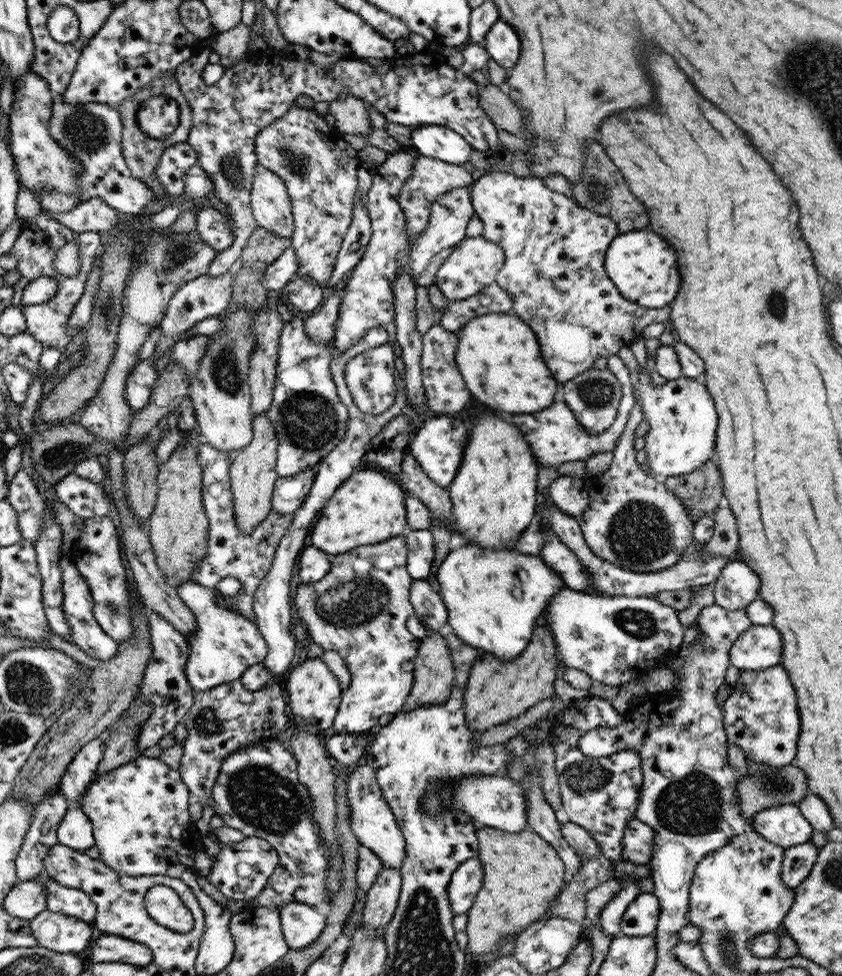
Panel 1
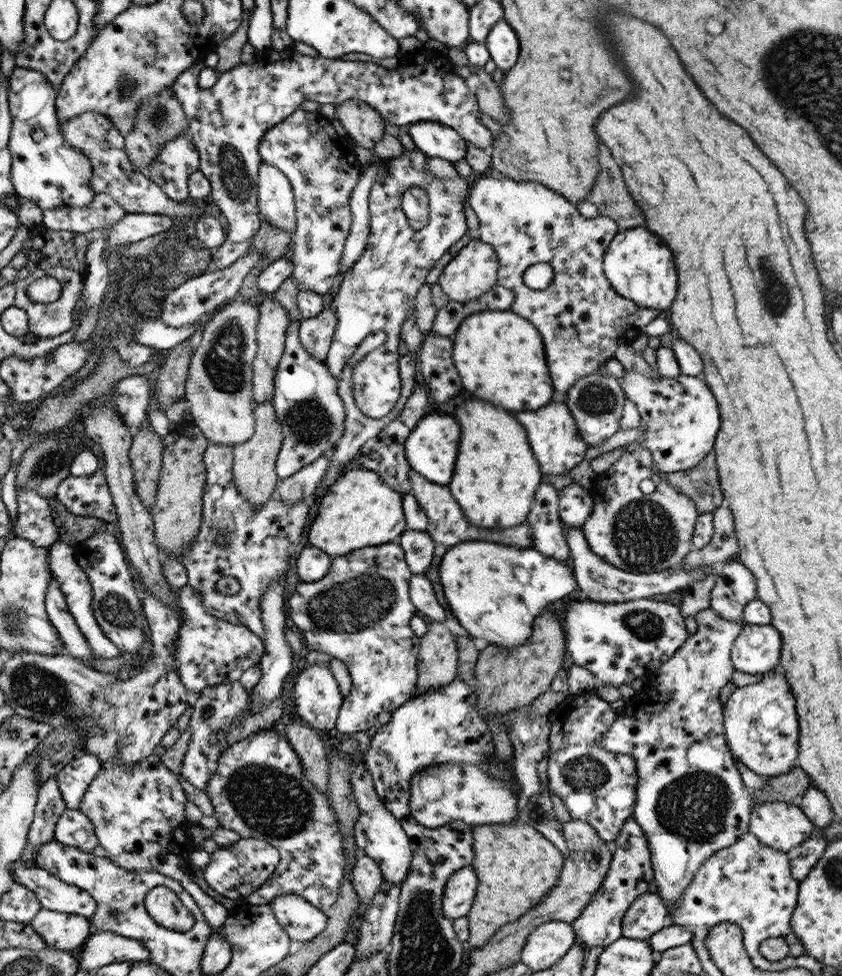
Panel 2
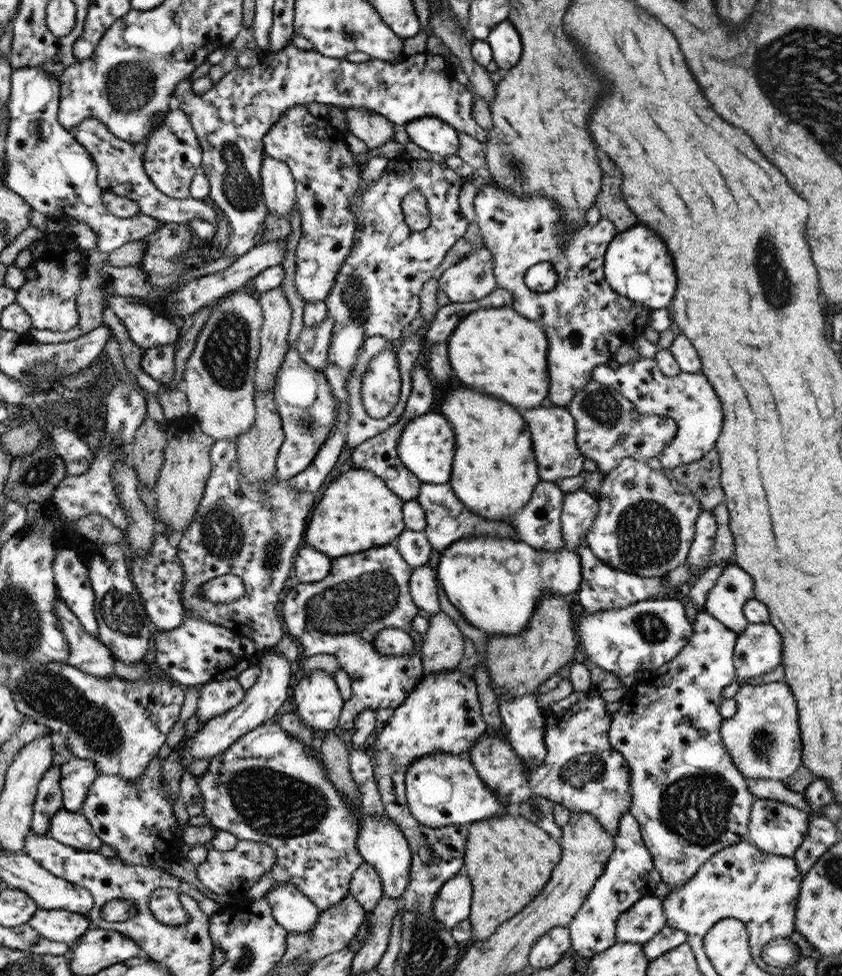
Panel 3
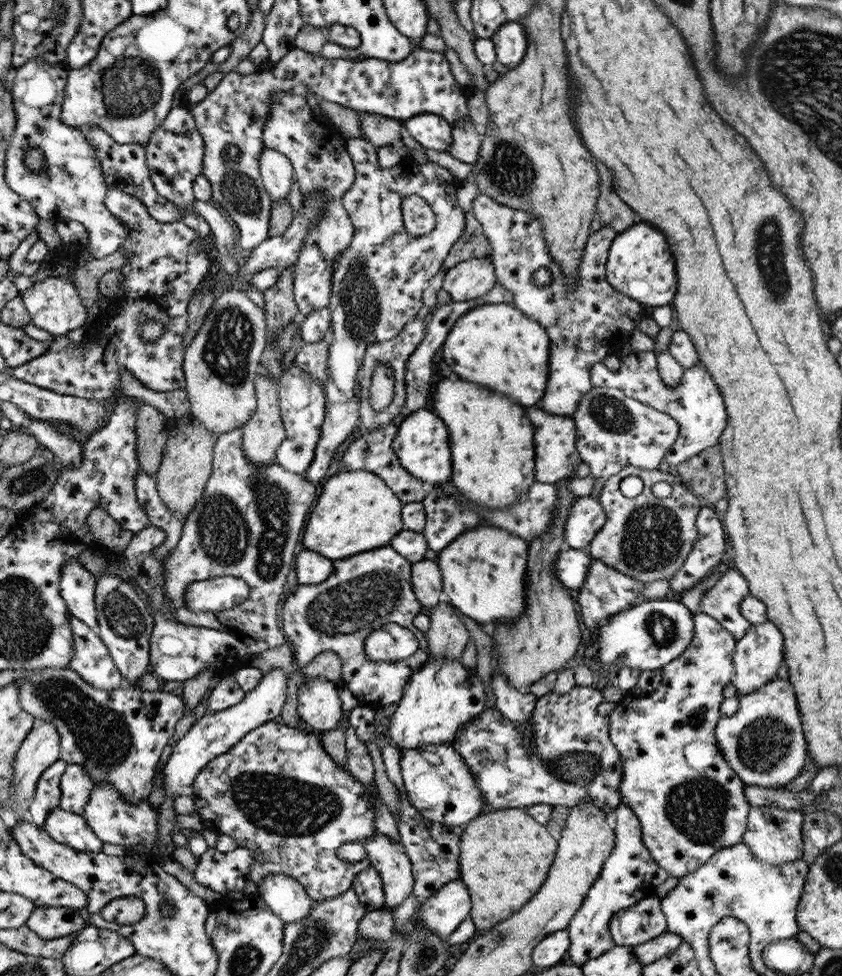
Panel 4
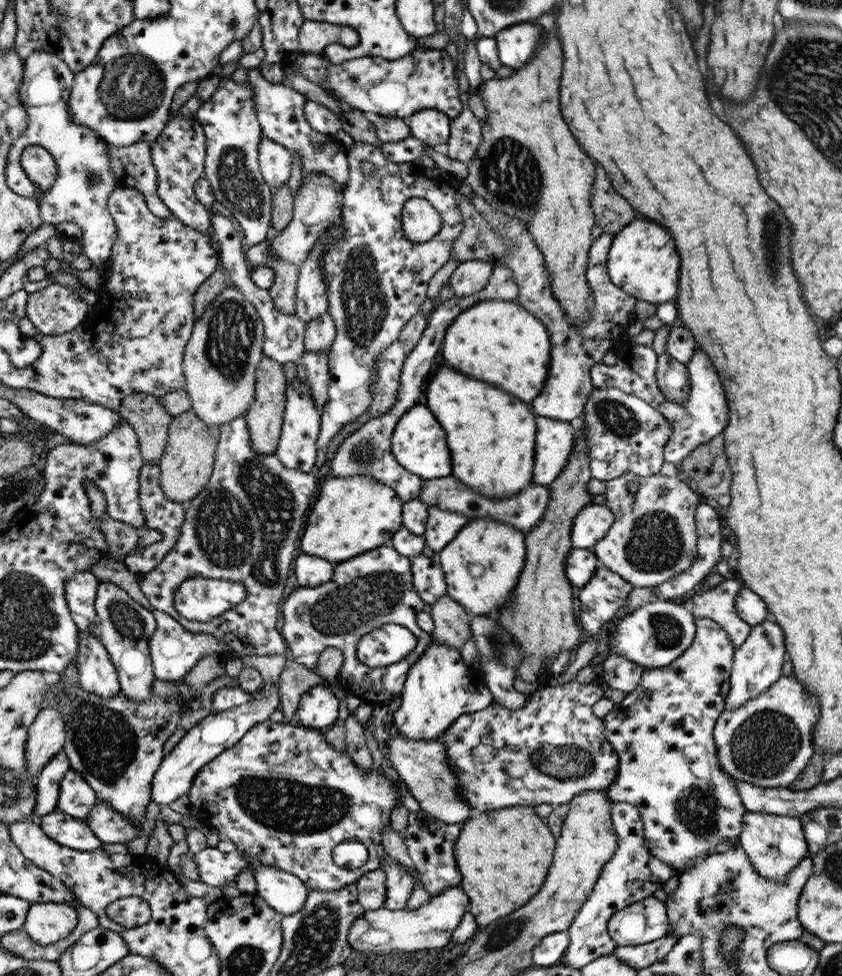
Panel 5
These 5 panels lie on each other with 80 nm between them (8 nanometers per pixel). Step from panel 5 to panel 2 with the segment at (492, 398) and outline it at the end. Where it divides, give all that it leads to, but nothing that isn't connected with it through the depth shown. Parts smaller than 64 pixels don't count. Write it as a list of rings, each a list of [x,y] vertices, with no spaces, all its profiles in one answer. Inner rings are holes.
[[[474,398],[453,406],[453,417],[462,428],[462,438],[455,471],[447,485],[465,519],[474,527],[485,529],[522,525],[536,489],[544,480],[524,426],[516,422],[512,412]]]

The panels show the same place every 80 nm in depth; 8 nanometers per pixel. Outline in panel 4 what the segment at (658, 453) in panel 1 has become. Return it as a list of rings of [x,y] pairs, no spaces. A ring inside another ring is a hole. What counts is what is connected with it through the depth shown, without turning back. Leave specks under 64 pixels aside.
[[[632,350],[629,355],[620,359],[620,368],[616,371],[608,369],[603,362],[592,365],[591,383],[596,387],[617,388],[628,398],[665,412],[676,420],[679,427],[677,439],[663,458],[672,469],[718,443],[727,425],[728,415],[723,396],[720,395],[712,375],[700,360],[692,368],[683,372],[683,377],[676,387],[666,386],[657,369],[657,354],[654,351]]]

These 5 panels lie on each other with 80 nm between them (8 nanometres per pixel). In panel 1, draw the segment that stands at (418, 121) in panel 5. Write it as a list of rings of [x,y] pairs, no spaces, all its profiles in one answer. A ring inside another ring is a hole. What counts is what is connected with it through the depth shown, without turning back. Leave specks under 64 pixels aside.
[[[439,125],[412,128],[411,144],[424,157],[457,165],[469,162],[473,150],[462,136]]]

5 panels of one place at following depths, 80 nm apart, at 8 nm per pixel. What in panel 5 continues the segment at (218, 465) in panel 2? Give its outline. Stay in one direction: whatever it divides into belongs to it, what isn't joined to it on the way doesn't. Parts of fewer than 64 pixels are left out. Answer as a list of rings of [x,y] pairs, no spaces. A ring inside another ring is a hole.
[[[244,415],[223,424],[221,429],[210,482],[195,499],[188,502],[180,536],[160,564],[154,570],[141,576],[139,585],[153,610],[161,611],[163,614],[167,613],[188,631],[212,635],[212,637],[222,640],[222,643],[226,643],[236,653],[236,656],[276,657],[282,655],[287,644],[276,626],[278,624],[278,606],[282,602],[286,580],[288,580],[292,562],[298,552],[298,540],[302,534],[304,520],[306,520],[308,504],[312,502],[312,498],[316,494],[316,476],[312,472],[305,473],[298,469],[289,469],[282,464],[275,453],[258,454],[253,449],[249,424]],[[196,577],[241,582],[246,589],[246,600],[242,600],[240,604],[236,604],[231,610],[214,617],[208,623],[200,624],[188,621],[176,611],[175,596],[180,584],[186,579]]]

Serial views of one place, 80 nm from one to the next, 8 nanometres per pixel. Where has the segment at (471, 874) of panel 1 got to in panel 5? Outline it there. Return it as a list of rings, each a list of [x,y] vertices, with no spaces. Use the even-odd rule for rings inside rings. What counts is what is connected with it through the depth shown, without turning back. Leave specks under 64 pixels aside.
[[[453,886],[432,896],[431,899],[414,910],[366,910],[351,924],[350,945],[352,950],[362,954],[388,954],[416,950],[444,948],[451,945],[451,936],[460,924],[462,915],[468,911],[469,898],[460,886]]]

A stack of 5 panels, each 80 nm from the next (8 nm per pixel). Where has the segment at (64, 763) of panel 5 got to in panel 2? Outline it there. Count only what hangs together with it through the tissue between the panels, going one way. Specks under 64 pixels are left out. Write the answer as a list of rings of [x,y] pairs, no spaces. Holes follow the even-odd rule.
[[[57,776],[42,782],[37,789],[35,815],[28,833],[28,844],[20,858],[27,865],[35,865],[39,848],[55,839],[55,828],[67,809]]]

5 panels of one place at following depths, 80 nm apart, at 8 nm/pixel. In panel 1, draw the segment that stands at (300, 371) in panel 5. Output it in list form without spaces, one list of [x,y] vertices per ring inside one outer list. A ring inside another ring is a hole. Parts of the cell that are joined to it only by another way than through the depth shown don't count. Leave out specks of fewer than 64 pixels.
[[[339,288],[328,292],[318,311],[305,321],[307,336],[313,342],[331,342],[335,337],[342,293]]]

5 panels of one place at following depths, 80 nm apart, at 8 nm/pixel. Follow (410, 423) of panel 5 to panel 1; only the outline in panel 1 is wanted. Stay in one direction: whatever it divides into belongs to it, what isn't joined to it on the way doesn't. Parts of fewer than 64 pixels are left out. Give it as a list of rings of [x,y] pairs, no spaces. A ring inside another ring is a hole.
[[[444,414],[430,415],[416,430],[409,444],[409,452],[415,456],[416,462],[422,467],[428,478],[437,485],[447,487],[458,472],[468,440],[468,430],[463,421]]]

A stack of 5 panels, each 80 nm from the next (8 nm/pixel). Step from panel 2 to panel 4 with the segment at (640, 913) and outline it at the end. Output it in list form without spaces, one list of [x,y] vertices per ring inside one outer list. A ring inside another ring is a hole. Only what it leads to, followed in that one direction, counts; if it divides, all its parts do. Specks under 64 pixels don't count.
[[[658,896],[643,898],[619,910],[611,919],[609,931],[616,945],[644,944],[667,930],[667,920]]]

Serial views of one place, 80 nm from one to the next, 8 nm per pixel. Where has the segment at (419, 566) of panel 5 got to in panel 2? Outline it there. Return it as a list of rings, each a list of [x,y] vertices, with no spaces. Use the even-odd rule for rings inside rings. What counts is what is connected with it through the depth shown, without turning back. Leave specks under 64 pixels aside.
[[[424,573],[413,574],[409,580],[409,597],[420,616],[429,623],[446,620],[446,611],[436,598],[432,583]]]

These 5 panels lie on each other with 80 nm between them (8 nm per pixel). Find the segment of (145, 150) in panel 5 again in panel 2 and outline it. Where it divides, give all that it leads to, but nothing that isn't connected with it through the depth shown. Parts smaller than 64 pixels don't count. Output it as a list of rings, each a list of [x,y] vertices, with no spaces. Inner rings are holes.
[[[96,111],[84,112],[70,118],[70,121],[59,122],[60,133],[64,140],[78,148],[91,161],[94,175],[91,188],[95,195],[108,194],[112,200],[118,201],[126,209],[127,214],[165,214],[177,222],[192,222],[192,216],[198,214],[198,206],[188,202],[174,201],[147,176],[146,172],[137,169],[127,154],[126,138],[116,129],[111,117]]]

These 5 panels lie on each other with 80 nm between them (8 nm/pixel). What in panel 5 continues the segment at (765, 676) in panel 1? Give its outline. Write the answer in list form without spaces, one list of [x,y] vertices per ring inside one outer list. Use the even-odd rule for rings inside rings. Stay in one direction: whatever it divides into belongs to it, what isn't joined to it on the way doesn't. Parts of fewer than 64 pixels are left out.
[[[792,674],[781,675],[766,692],[718,717],[713,738],[719,763],[734,779],[762,788],[787,788],[817,750],[812,731],[819,718],[819,698]]]

